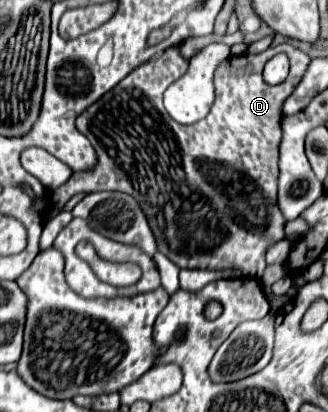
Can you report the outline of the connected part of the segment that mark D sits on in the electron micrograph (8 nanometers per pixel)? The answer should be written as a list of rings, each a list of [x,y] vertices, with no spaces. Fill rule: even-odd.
[[[281,43],[281,45],[275,45],[275,47],[269,47],[267,51],[263,53],[257,53],[257,55],[241,55],[241,57],[229,57],[225,59],[223,63],[219,63],[219,67],[215,69],[215,103],[211,107],[211,113],[203,119],[203,121],[197,121],[193,125],[179,125],[177,121],[171,119],[171,115],[167,115],[165,107],[163,107],[163,91],[183,76],[183,73],[187,71],[189,67],[189,61],[181,55],[181,49],[179,47],[171,47],[167,51],[163,51],[157,59],[151,59],[143,65],[139,65],[137,69],[133,69],[115,89],[111,89],[107,95],[103,95],[99,101],[95,101],[91,107],[87,107],[79,117],[77,117],[77,129],[91,141],[91,145],[95,147],[97,155],[99,155],[99,163],[93,171],[89,173],[73,173],[71,179],[67,183],[61,185],[61,189],[57,187],[55,191],[51,191],[51,205],[53,207],[63,207],[71,197],[79,195],[79,193],[97,193],[97,191],[121,191],[121,193],[127,193],[131,195],[133,199],[137,199],[137,203],[141,205],[143,213],[147,215],[147,221],[149,221],[149,227],[157,239],[157,247],[159,251],[171,259],[177,267],[181,269],[207,269],[207,271],[227,271],[227,269],[239,269],[243,277],[249,277],[249,279],[261,279],[263,277],[263,271],[265,271],[265,249],[283,239],[283,215],[277,207],[277,149],[279,149],[279,141],[281,141],[281,127],[279,127],[279,121],[281,121],[281,105],[283,101],[293,93],[293,89],[297,87],[301,75],[305,73],[307,65],[309,65],[309,57],[299,51],[297,47],[289,45],[289,43]],[[277,53],[285,53],[291,61],[291,71],[289,71],[289,77],[281,83],[281,85],[267,85],[263,81],[263,67],[265,63],[277,55]]]

